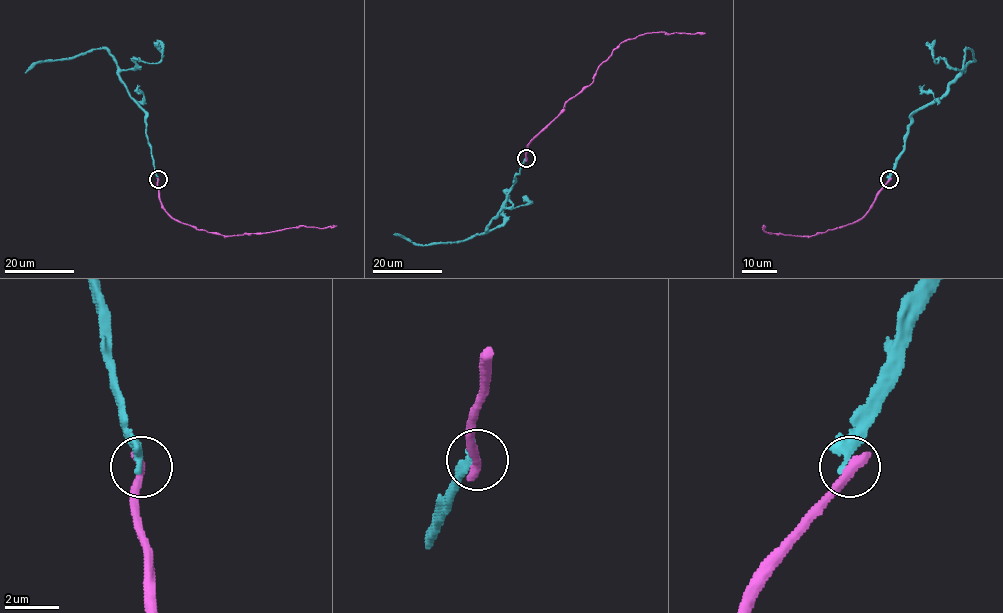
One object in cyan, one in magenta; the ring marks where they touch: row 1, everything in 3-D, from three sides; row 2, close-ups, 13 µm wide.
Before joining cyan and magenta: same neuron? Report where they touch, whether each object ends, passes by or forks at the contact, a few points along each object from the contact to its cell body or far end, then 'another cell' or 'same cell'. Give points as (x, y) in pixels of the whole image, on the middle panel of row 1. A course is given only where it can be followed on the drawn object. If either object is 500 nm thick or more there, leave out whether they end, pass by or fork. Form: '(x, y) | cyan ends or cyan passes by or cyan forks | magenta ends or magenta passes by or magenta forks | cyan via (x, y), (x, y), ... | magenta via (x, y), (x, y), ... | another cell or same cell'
(526, 158) | cyan ends | magenta ends | cyan via (527, 158), (514, 176), (505, 205), (485, 232), (456, 242), (437, 244), (413, 244), (393, 234) | magenta via (527, 158), (527, 145), (568, 101), (593, 81), (596, 69), (618, 45), (645, 33), (705, 32) | another cell

